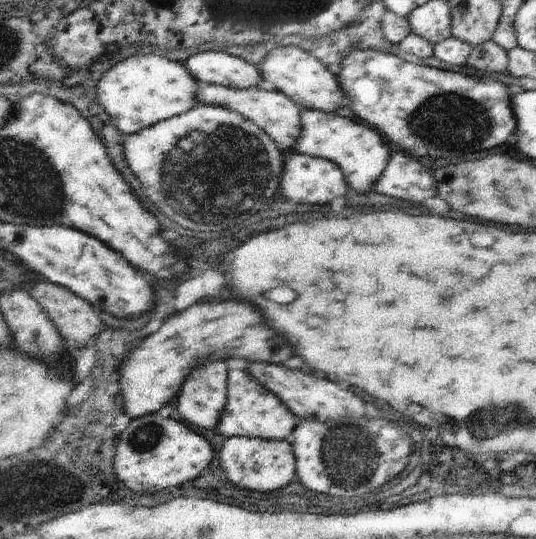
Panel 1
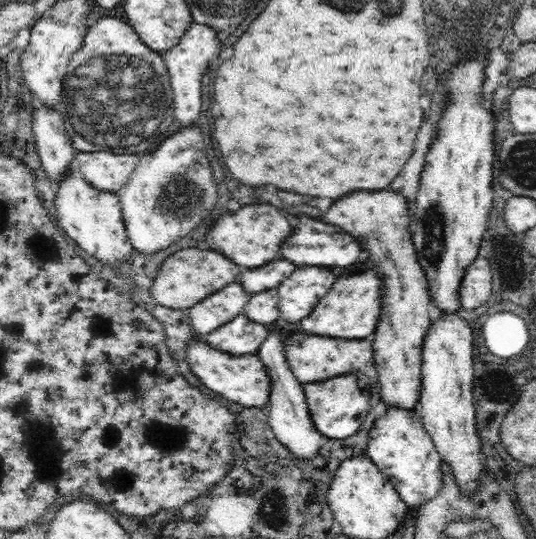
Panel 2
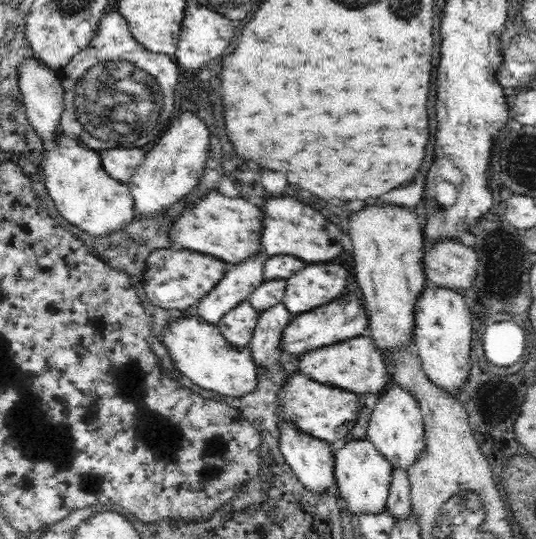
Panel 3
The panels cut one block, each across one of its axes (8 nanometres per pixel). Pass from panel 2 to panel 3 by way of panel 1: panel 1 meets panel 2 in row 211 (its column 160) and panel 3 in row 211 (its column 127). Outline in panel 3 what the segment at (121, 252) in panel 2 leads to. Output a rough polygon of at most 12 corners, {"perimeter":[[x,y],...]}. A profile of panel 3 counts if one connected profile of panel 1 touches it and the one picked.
{"perimeter":[[59,131],[47,193],[72,226],[102,236],[133,220],[128,184],[98,151]]}

